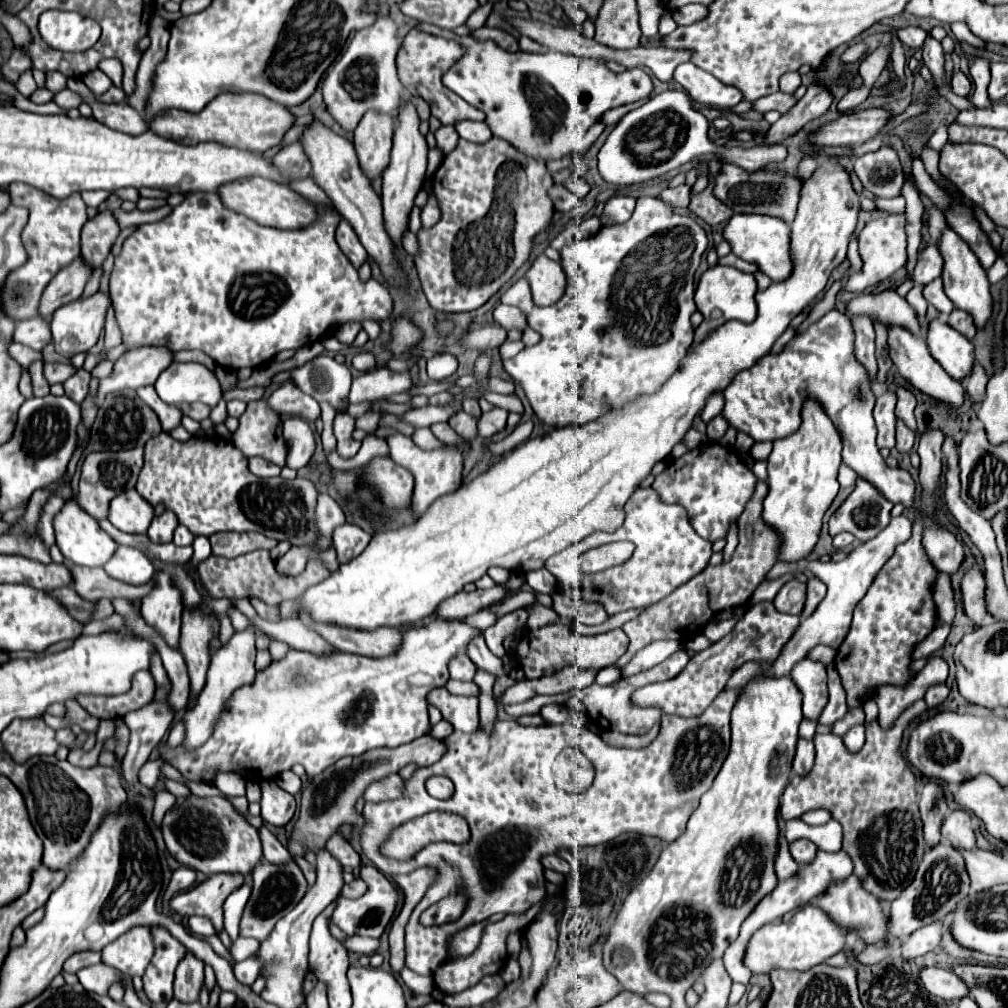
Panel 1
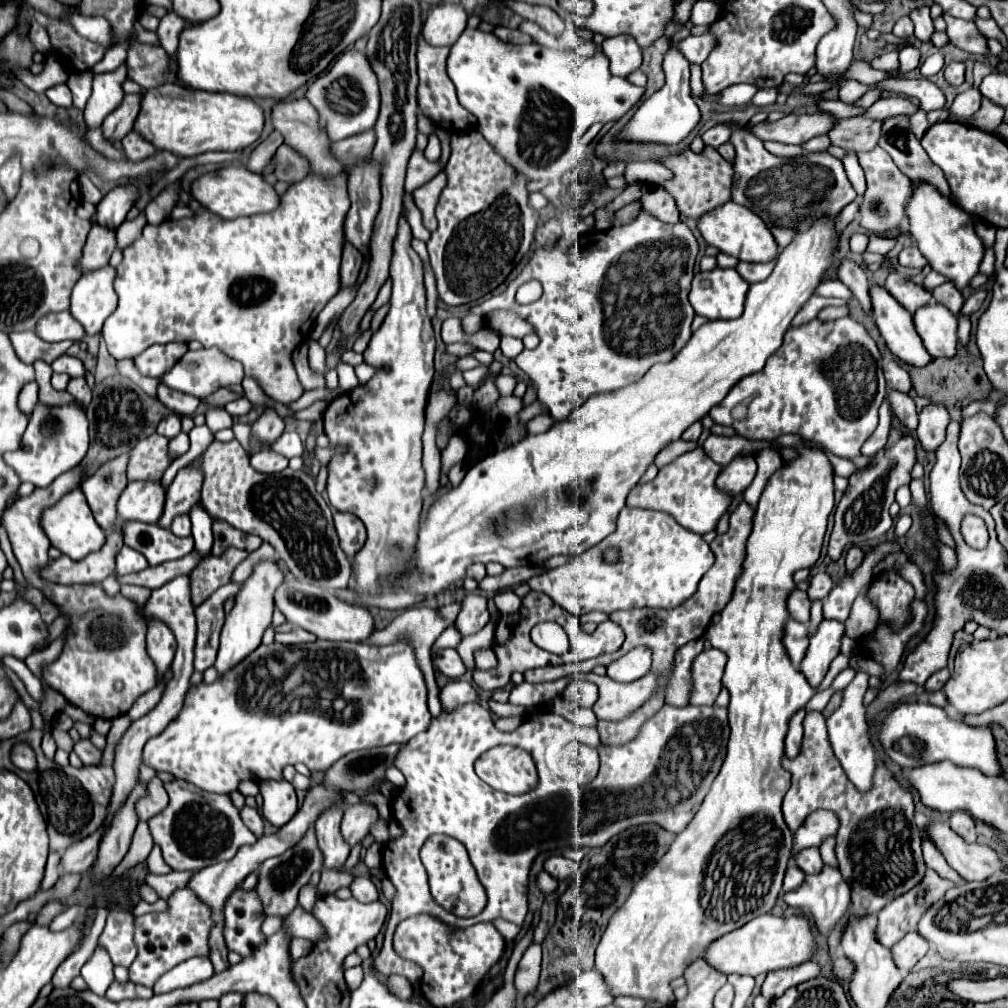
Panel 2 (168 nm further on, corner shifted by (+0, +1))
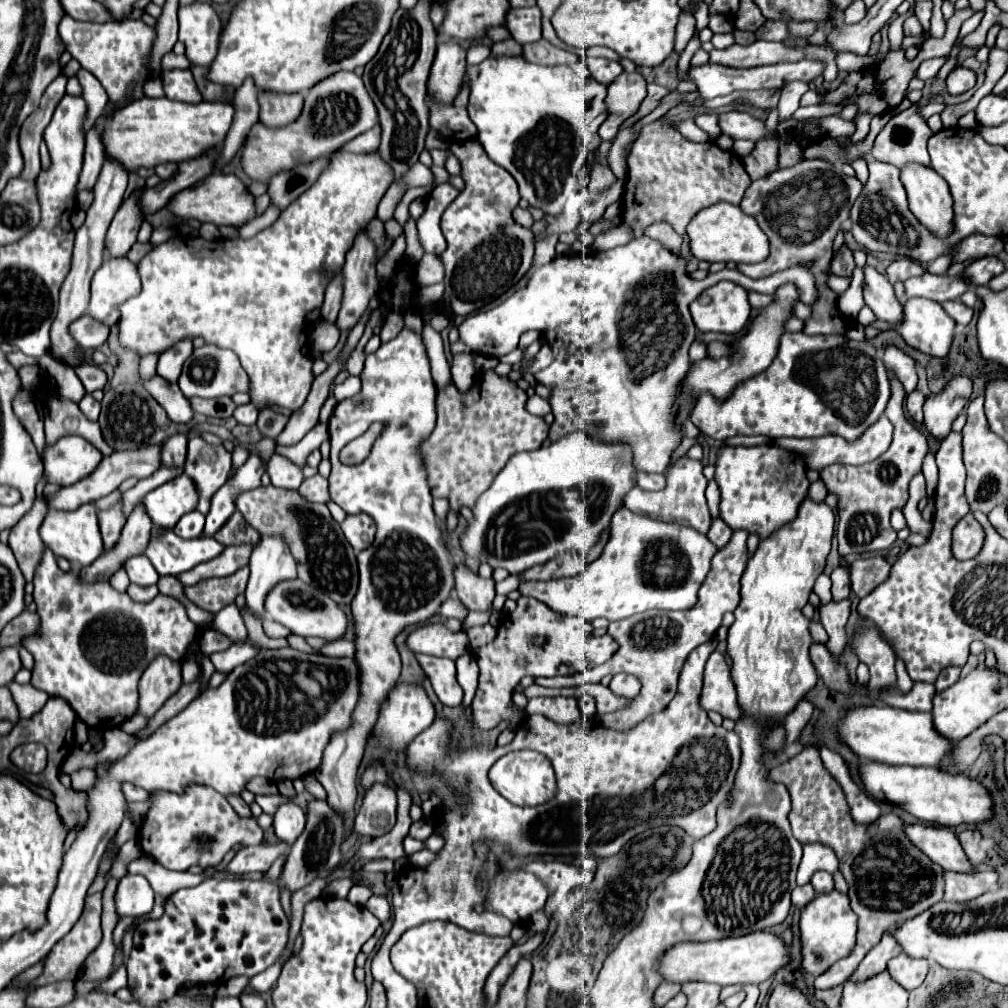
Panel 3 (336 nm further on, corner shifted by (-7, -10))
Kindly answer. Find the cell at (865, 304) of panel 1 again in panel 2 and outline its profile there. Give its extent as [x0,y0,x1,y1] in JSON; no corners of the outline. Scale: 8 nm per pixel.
[885,273,931,313]

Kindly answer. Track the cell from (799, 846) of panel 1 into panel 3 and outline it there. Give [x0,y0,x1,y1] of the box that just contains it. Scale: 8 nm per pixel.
[810,872,834,894]

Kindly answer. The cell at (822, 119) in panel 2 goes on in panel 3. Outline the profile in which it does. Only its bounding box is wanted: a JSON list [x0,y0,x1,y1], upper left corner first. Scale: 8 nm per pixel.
[718,110,774,142]

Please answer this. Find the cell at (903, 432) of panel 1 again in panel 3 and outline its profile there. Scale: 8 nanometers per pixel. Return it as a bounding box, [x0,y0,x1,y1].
[906,390,926,424]

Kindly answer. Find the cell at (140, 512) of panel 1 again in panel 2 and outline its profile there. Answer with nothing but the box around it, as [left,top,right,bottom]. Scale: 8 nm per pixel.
[117,481,165,523]

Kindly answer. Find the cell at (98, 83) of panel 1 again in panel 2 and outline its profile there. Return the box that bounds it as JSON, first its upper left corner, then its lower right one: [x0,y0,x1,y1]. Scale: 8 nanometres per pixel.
[85,65,125,127]

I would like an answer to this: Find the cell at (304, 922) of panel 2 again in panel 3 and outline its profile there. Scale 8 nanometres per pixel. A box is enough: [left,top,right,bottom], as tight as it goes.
[248,962,282,994]

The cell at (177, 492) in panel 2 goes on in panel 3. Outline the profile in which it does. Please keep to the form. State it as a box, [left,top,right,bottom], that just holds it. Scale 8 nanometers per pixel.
[184,434,232,514]

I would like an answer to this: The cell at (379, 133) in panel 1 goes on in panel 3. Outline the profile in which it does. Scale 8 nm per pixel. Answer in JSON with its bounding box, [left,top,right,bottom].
[336,230,378,332]

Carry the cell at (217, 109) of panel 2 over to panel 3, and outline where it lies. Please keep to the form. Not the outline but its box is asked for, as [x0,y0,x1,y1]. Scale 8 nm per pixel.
[94,98,234,172]

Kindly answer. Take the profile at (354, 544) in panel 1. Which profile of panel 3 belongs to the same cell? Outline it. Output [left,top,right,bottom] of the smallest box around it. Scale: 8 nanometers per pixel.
[342,514,376,554]

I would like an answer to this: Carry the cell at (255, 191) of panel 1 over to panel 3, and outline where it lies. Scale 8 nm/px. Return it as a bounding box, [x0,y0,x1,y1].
[166,172,254,226]

